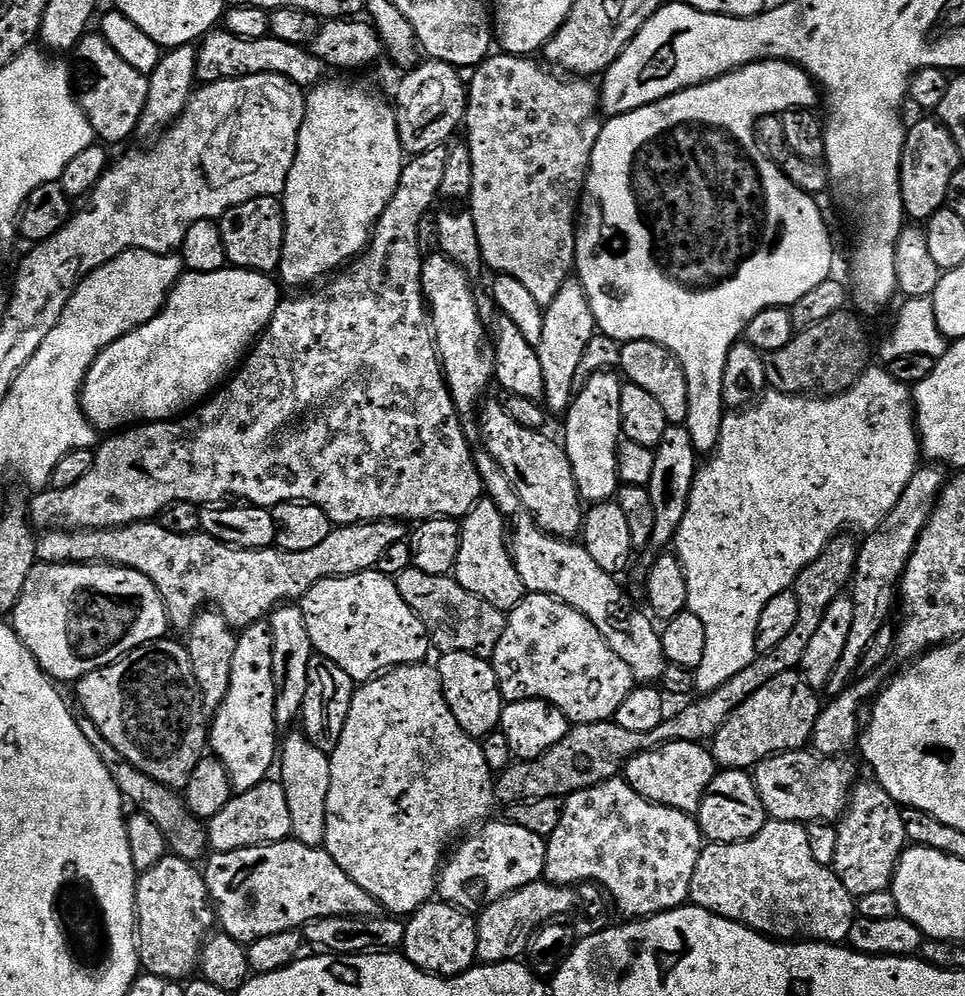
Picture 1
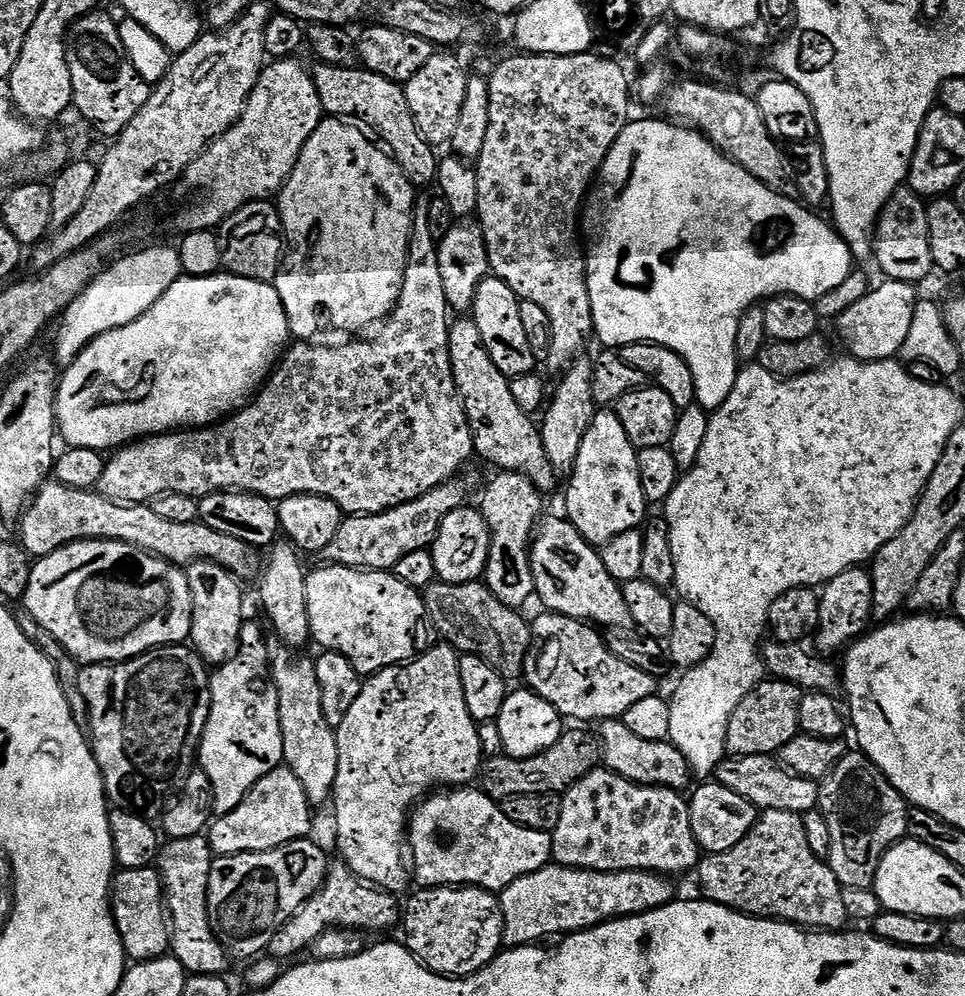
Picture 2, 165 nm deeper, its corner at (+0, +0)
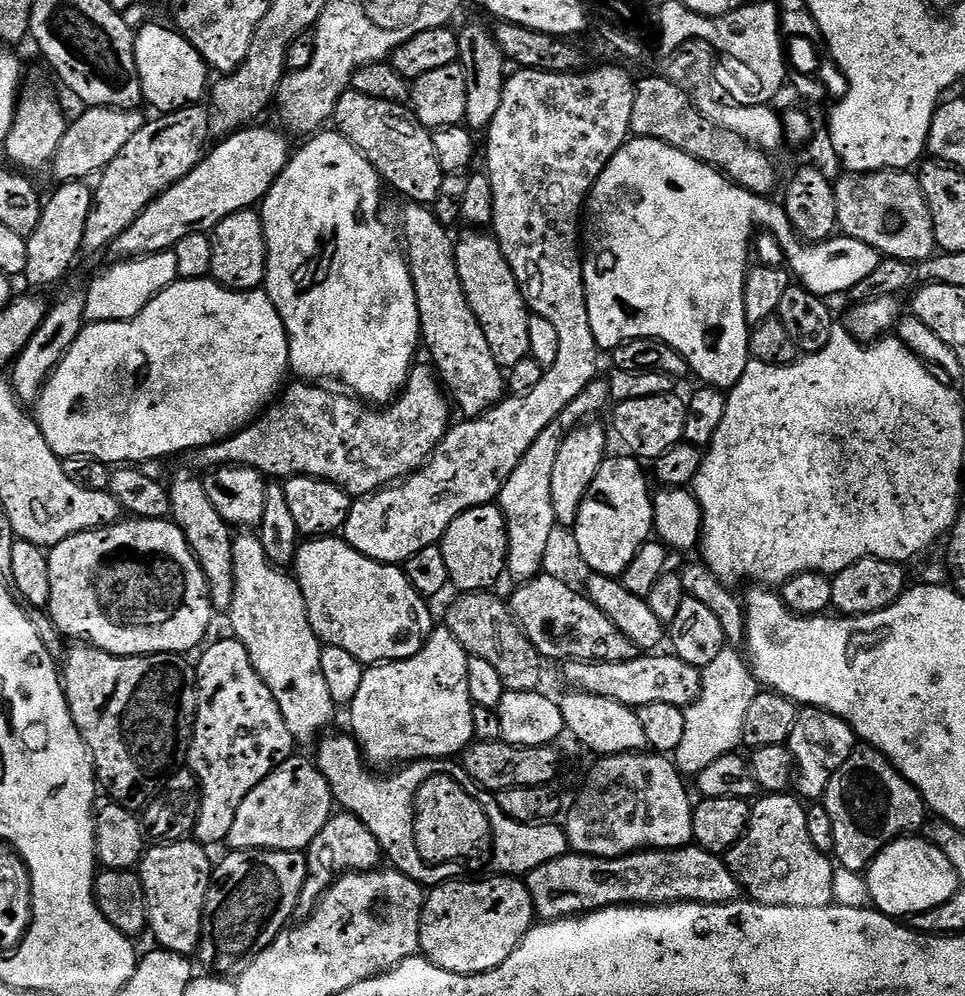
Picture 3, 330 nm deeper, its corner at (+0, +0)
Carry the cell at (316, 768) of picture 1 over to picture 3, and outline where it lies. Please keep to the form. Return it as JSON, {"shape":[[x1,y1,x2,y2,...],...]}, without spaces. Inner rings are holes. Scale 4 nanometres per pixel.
{"shape":[[237,535,232,541,232,553,234,598,226,613,226,619,232,623,231,635,246,646,254,670,258,670,270,694,274,694,274,702,278,702,293,741,311,745,338,712,338,705,330,698,326,678,322,678,322,641,310,626,300,585,287,571,270,562,259,535]]}

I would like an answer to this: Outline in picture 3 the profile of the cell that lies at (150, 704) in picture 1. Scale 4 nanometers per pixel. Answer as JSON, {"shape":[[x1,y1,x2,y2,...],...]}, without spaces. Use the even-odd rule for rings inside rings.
{"shape":[[83,642,77,643,76,648,69,647,62,660,62,683,64,685,64,697,68,699,68,709,72,715,72,721,76,729,80,731,81,738,92,756,92,762,96,770,96,779,99,787,108,791,107,799,133,810,140,810,147,805,153,796,157,795,165,787,170,773,177,767,176,763,183,761,186,756,188,742,192,738,192,726,196,723,196,669,191,663,187,664,183,655,175,652,159,652,153,656,115,656,104,652,101,648,93,648,92,645]]}

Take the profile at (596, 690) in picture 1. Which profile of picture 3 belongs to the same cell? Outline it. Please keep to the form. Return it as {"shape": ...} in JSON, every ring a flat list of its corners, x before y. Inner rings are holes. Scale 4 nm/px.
{"shape":[[640,654,634,660,623,660,617,664,573,660,565,667,568,669,564,676,572,683,569,685,573,689,622,702,633,710,658,702,673,704,681,710,687,708,700,694,701,669,682,662,674,654,656,655,660,654]]}

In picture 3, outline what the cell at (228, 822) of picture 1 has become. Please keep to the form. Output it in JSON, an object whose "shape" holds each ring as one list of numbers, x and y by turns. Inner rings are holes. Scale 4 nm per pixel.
{"shape":[[299,754,289,756,286,762,282,762,270,775,262,782,258,782,258,786,254,786,254,790,250,790,250,794,246,794,246,798,242,798,242,806,238,806,238,814,234,814,234,826,230,826,230,834,226,841,227,847,232,850,271,850,274,852,304,852,310,846,310,842,314,842,314,838,318,838,318,830,322,830,322,826,326,826,326,822,334,814,334,801,332,799,332,791,326,782,326,778,321,774,320,769,316,767,311,759,303,760]]}

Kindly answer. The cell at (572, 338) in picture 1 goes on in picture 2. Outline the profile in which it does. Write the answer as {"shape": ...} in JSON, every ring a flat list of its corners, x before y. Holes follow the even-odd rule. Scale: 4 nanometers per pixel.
{"shape":[[584,359,573,360,559,377,560,385,554,388,542,412,544,424,539,425,540,437,546,446,546,456,550,458,550,466,558,474,571,473,578,458,578,450,582,446,582,438,586,438,586,430,598,410,592,385,594,364,591,359,589,361]]}

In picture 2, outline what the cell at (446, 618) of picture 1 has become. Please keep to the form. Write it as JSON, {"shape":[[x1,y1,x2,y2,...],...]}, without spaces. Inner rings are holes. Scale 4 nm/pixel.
{"shape":[[483,582,474,584,431,584,423,589,424,605,428,611,431,627,441,632,443,639,457,653,482,658,505,682,520,680,524,674,524,663,532,641,529,621,520,617,515,608,508,608,488,589]]}

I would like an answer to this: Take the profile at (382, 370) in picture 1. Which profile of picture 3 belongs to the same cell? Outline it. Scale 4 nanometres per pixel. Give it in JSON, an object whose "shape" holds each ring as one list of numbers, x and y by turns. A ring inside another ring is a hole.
{"shape":[[428,362,417,363,400,395,391,404,381,408,369,406,348,394,339,396,336,392,327,392,320,388,324,386,317,386,312,382,295,383,289,383,279,393,275,403,241,432,235,432,228,440,222,440,208,448,195,449,190,456,193,466,204,468,203,470,211,470,217,466,253,468,265,478,312,476,315,480,328,480,337,484,349,496,359,498,371,496,373,492,379,492,424,467,432,459,432,451,442,442,450,427,449,397,438,379,435,367]]}

